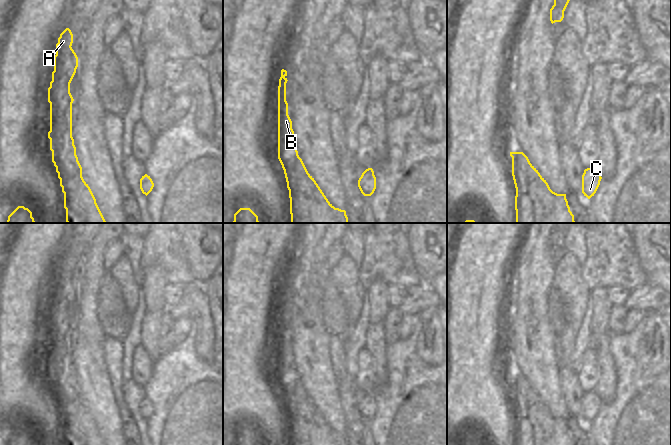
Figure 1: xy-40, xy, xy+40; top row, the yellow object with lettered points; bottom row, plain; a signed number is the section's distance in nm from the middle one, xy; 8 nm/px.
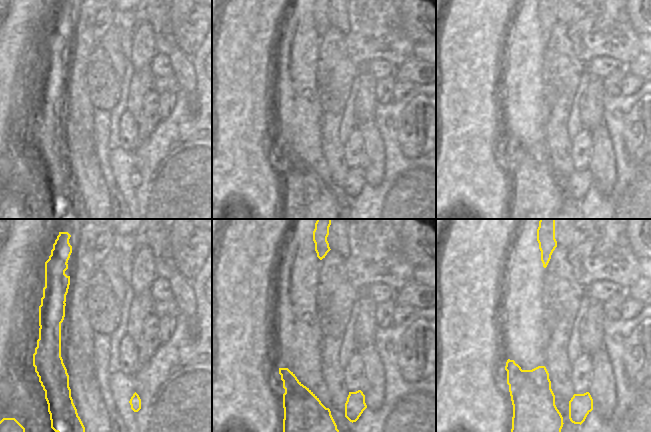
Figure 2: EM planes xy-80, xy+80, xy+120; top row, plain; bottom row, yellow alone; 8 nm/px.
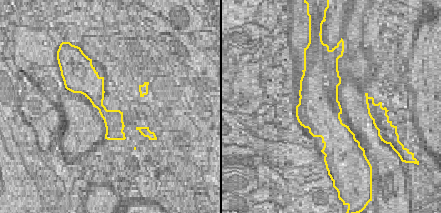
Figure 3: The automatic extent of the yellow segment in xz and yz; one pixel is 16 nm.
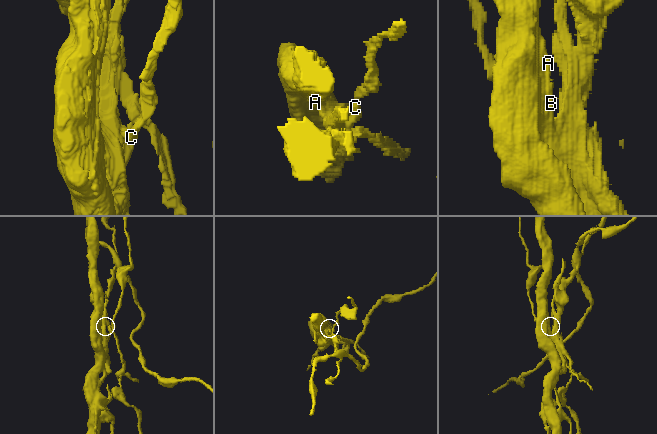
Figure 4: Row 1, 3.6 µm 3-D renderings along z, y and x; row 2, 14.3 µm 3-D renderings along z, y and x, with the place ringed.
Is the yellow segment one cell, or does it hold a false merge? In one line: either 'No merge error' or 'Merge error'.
Merge error

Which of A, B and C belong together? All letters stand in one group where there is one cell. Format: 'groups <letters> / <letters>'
groups A B / C

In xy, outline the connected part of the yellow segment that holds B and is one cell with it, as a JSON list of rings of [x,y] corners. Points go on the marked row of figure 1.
[[[281,70],[278,86],[278,159],[284,171],[293,168],[300,158],[294,141],[292,121],[288,115],[286,101],[287,71]]]

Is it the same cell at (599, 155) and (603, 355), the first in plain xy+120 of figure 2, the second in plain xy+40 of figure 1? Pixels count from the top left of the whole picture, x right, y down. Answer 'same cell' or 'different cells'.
same cell

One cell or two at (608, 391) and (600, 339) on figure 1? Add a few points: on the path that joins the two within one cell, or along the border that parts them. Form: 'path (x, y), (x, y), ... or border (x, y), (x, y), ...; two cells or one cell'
path (606, 378), (606, 362), (602, 352); one cell

